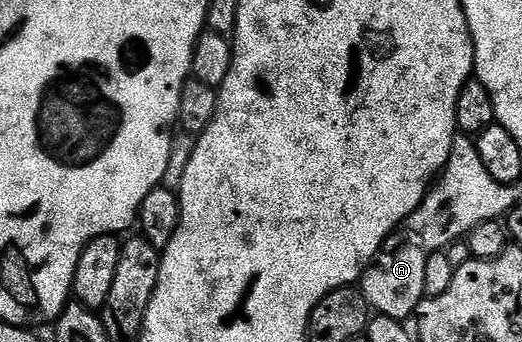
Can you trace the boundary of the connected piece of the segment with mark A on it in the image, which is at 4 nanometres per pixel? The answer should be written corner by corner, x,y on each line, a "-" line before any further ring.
405,240
387,241
382,250
374,257
370,267
362,273
360,293
369,309
375,315
384,318
406,320
413,315
426,297
424,288
424,268
428,257
427,251
416,248

